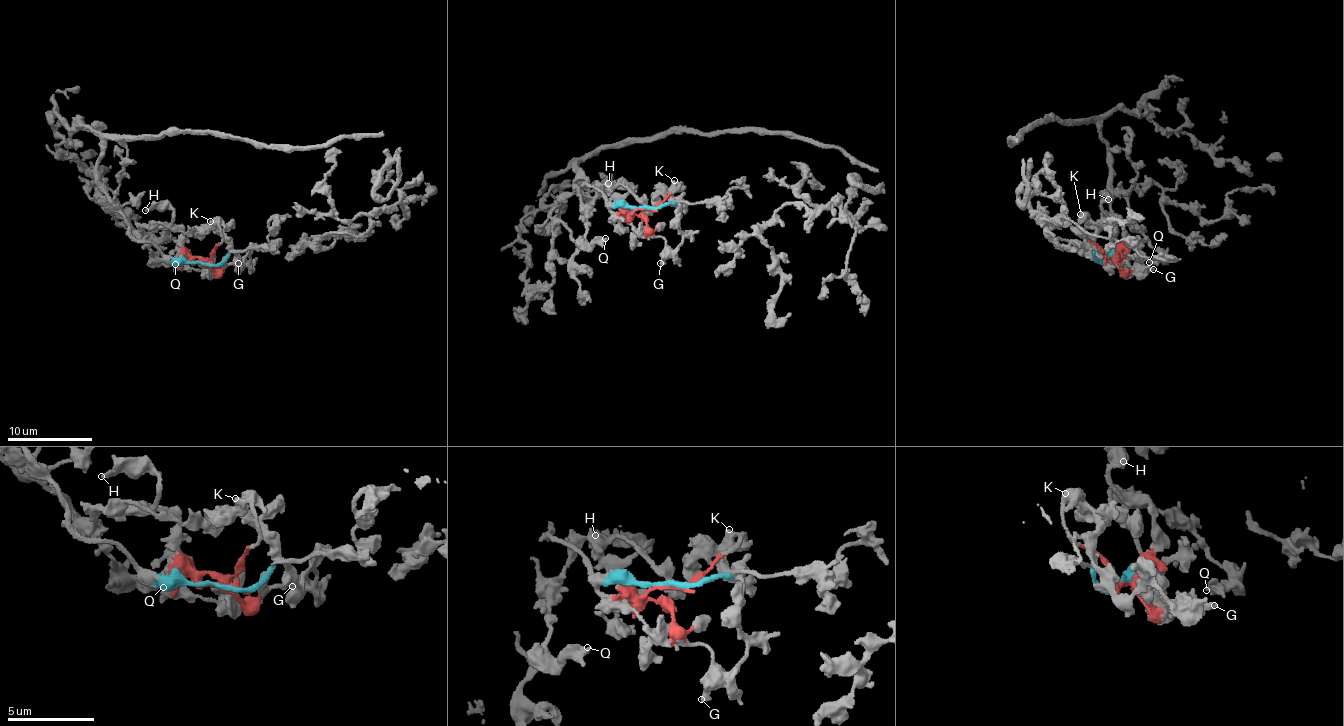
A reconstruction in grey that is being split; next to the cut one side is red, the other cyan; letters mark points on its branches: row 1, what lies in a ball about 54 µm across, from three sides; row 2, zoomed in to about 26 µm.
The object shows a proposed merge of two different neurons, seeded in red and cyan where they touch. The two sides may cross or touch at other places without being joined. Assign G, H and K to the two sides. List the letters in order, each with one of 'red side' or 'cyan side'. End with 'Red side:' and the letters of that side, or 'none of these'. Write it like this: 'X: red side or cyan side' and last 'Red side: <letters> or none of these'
G: red side
H: red side
K: cyan side
Red side: G, H

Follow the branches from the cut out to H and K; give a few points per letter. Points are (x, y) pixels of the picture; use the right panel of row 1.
H: (1106, 259), (1118, 252), (1122, 242), (1118, 219), (1103, 211), (1105, 198), (1110, 196), (1108, 199)
K: (1106, 259), (1099, 261), (1093, 250), (1095, 232), (1079, 214)

